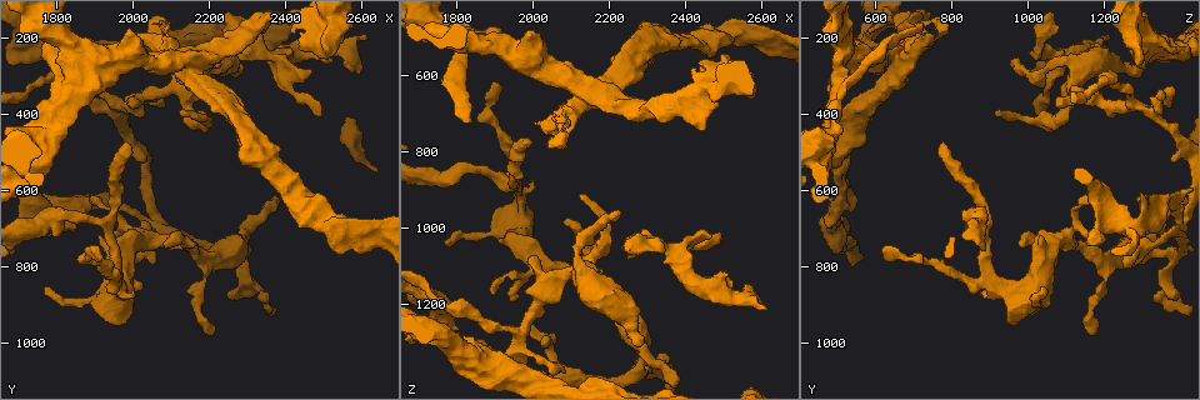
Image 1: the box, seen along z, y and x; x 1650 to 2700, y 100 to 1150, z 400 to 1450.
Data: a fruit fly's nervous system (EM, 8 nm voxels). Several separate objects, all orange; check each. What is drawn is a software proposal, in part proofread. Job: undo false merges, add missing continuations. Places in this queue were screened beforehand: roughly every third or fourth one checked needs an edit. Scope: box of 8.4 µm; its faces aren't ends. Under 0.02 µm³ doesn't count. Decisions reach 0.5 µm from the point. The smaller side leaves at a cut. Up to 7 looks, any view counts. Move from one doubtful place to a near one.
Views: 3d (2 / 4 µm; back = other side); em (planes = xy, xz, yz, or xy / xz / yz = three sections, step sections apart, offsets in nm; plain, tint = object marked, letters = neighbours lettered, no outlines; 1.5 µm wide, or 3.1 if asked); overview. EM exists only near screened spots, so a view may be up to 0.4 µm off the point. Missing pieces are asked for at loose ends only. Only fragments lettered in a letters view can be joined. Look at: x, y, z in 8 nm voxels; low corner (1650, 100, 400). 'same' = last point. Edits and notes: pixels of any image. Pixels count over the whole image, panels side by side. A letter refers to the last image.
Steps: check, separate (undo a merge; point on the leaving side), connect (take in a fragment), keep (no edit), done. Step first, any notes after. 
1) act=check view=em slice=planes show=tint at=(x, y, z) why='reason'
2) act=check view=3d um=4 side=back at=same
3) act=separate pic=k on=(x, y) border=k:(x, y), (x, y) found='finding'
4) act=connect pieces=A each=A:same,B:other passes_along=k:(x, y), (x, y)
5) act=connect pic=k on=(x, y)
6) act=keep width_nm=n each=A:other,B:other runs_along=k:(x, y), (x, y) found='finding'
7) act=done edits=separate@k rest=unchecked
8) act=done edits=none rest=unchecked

act=check view=em slice=xy step=8 show=tint at=(2005, 185, 725) why='free end'

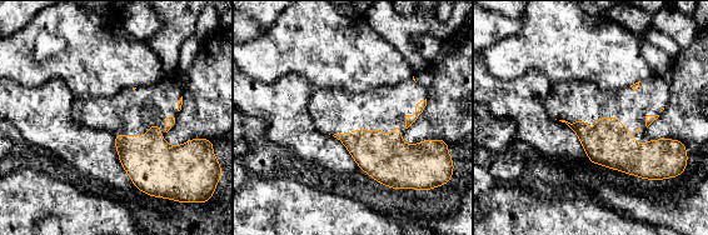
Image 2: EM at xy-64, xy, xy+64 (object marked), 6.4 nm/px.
act=check view=em slice=planes show=letters at=same why='another direction'

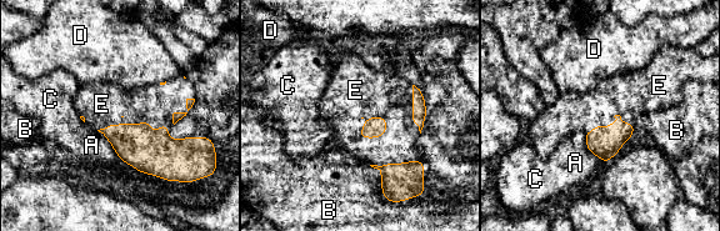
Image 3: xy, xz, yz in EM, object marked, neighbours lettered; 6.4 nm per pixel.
act=connect pieces=E each=A:other,B:other,C:other,D:other,E:same found='the neuron continues'

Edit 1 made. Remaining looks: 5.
act=check view=overview why='see it whole again'

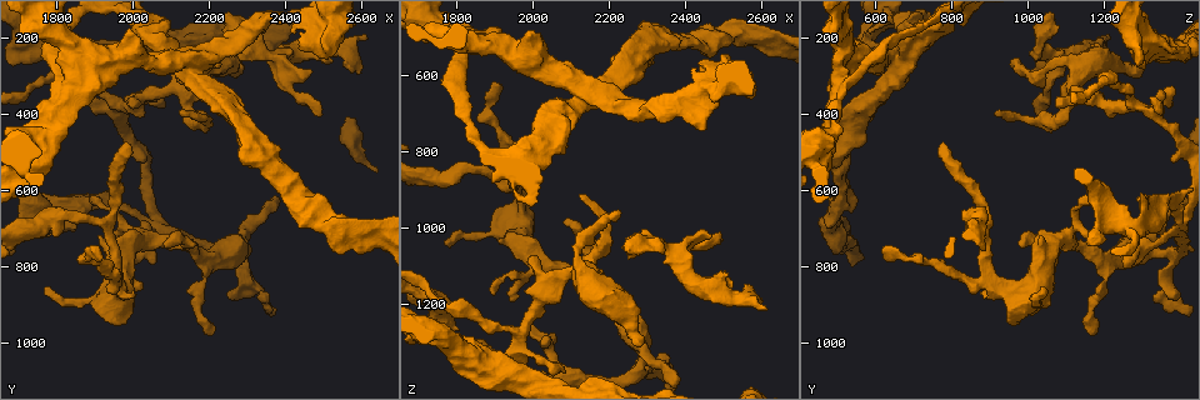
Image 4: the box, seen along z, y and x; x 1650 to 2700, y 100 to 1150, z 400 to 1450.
act=check view=3d um=4 at=(1995, 485, 780) why='free end'

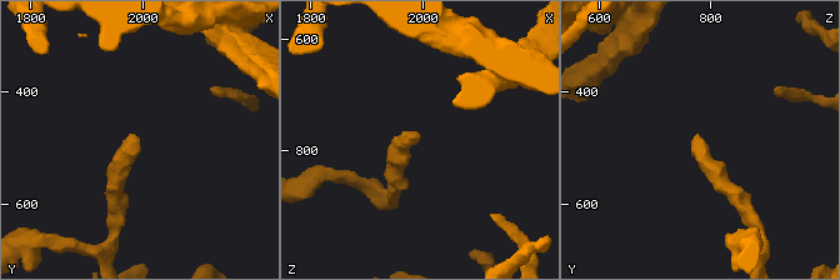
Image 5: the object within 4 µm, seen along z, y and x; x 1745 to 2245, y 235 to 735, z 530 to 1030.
act=check view=em slice=planes show=letters at=(1990, 490, 775)

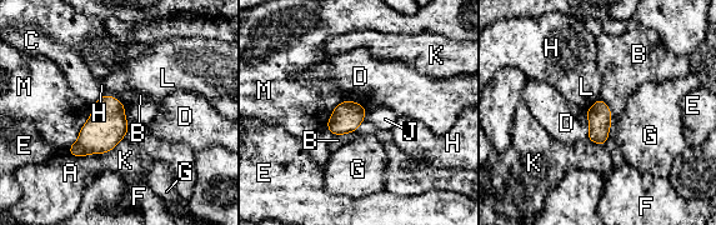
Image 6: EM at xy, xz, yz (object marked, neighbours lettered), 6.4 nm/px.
act=keep longest_contact=M:340nm each=A:other,B:other,C:other,D:other,E:other,F:other,G:other,H:other,J:other,K:other,L:other,M:other found='none of them fits'

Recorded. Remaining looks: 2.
act=check view=em slice=yz step=8 show=letters at=(2305, 260, 1010) why='an open end'

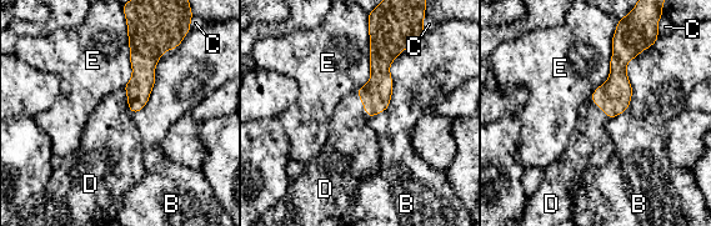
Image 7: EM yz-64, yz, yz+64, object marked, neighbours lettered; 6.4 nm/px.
act=connect pieces=D longest_contact=B:550nm each=B:other,C:other,D:same,E:other found='the neuron continues'

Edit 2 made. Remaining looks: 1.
act=done edits=connect@3,connect@7 rest=unchecked

